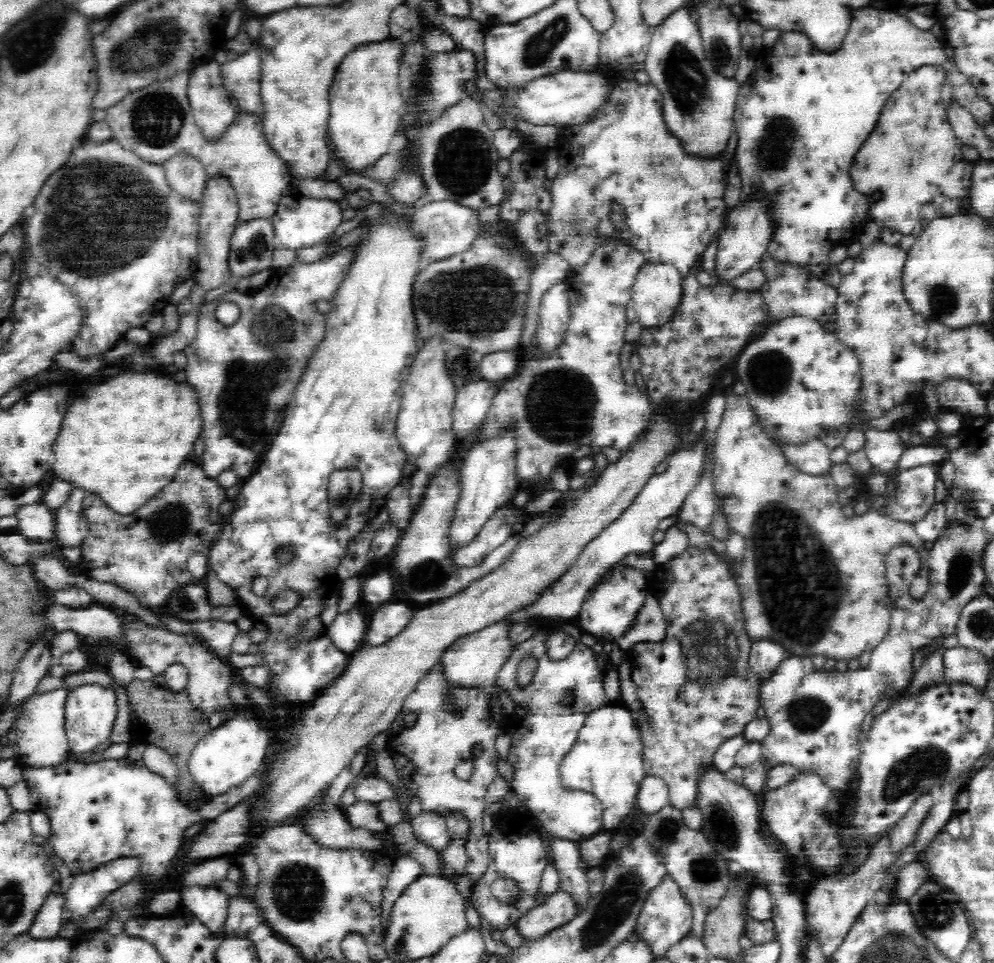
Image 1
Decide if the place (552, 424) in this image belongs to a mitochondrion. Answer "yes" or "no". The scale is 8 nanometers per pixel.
yes

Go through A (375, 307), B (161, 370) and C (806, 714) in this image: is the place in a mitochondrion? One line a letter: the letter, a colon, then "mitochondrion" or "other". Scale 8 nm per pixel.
A: other
B: other
C: mitochondrion

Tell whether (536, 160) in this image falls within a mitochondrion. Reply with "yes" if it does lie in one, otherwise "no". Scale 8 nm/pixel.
no

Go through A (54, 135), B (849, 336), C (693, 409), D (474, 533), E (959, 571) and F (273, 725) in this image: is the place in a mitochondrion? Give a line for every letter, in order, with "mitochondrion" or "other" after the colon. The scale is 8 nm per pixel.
A: other
B: other
C: other
D: other
E: mitochondrion
F: other

